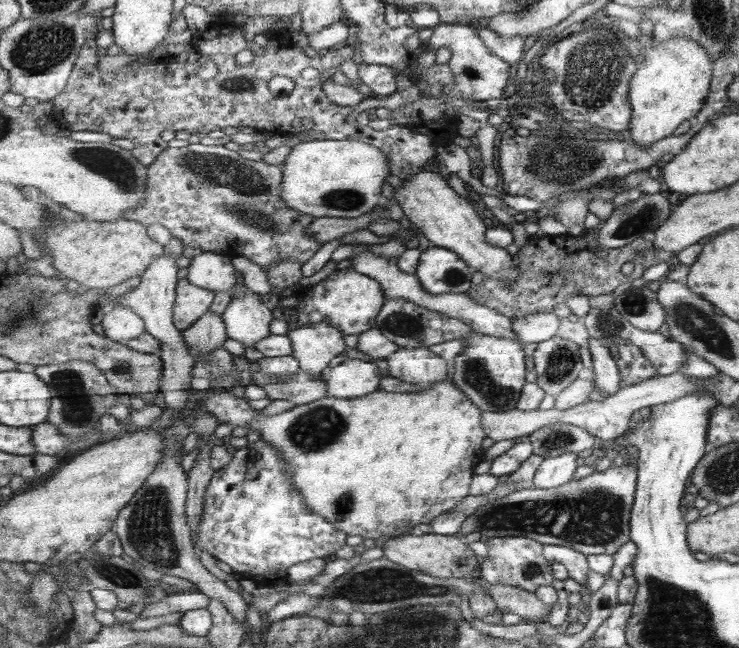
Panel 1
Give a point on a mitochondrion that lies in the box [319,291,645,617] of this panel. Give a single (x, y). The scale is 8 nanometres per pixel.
(595, 519)

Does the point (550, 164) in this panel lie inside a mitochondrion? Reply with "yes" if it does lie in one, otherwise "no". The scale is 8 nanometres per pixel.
yes

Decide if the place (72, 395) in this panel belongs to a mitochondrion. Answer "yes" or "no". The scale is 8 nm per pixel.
yes

